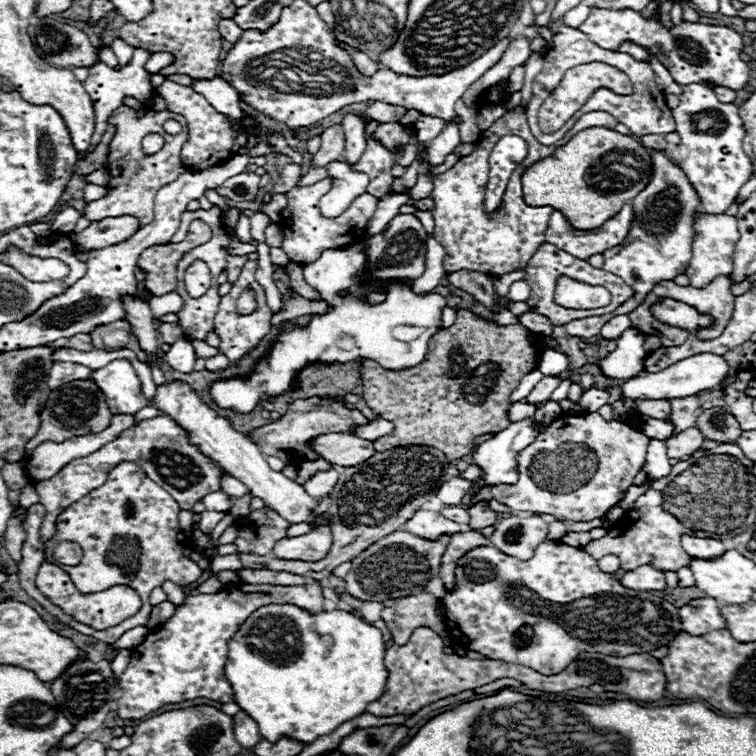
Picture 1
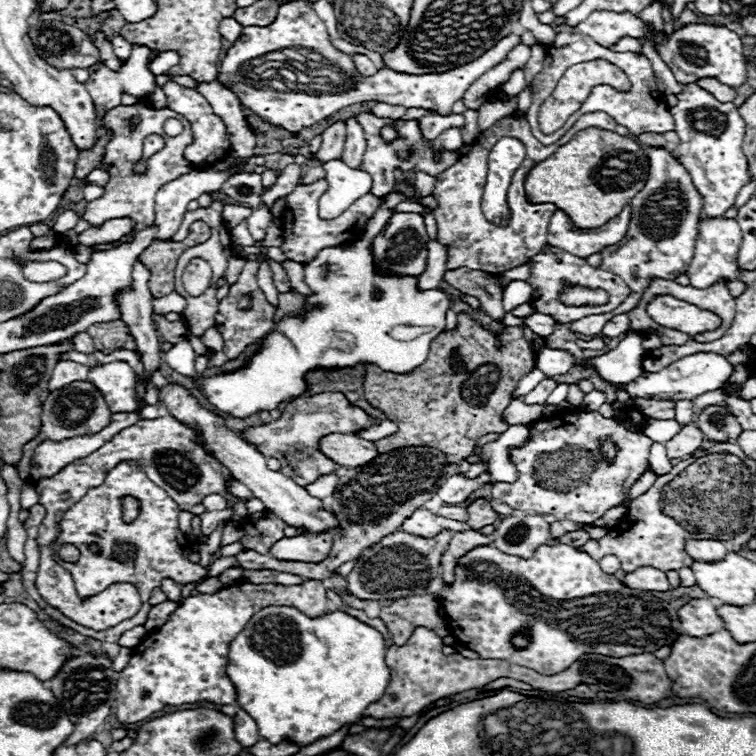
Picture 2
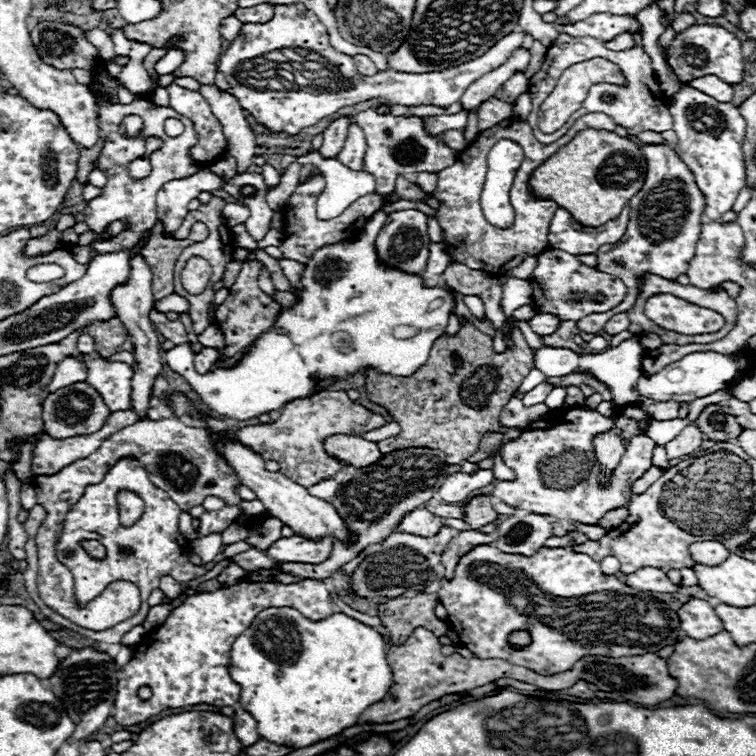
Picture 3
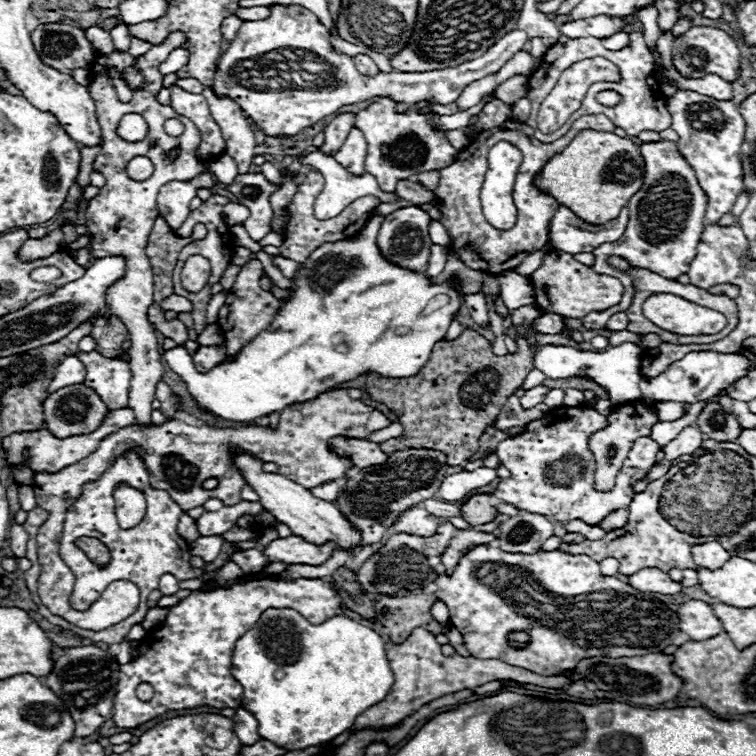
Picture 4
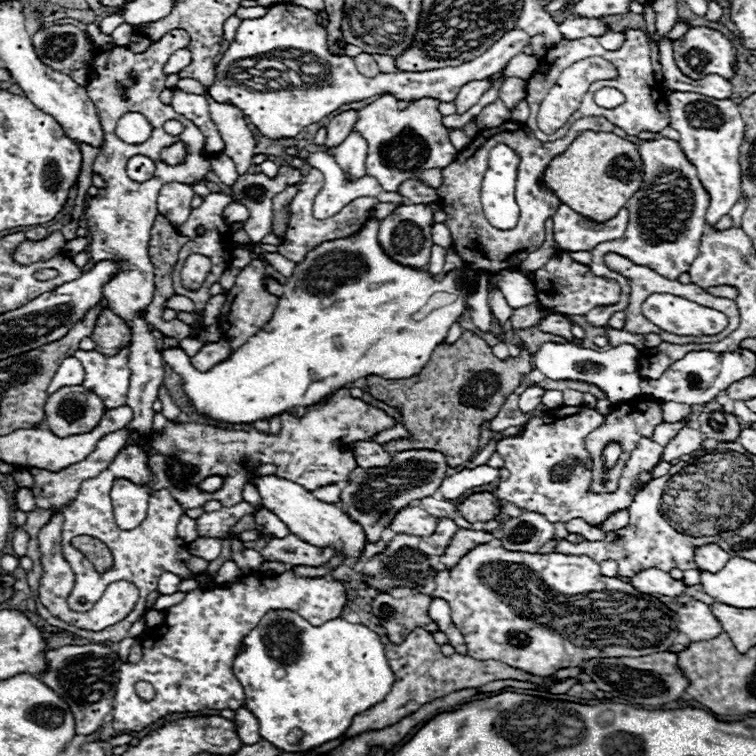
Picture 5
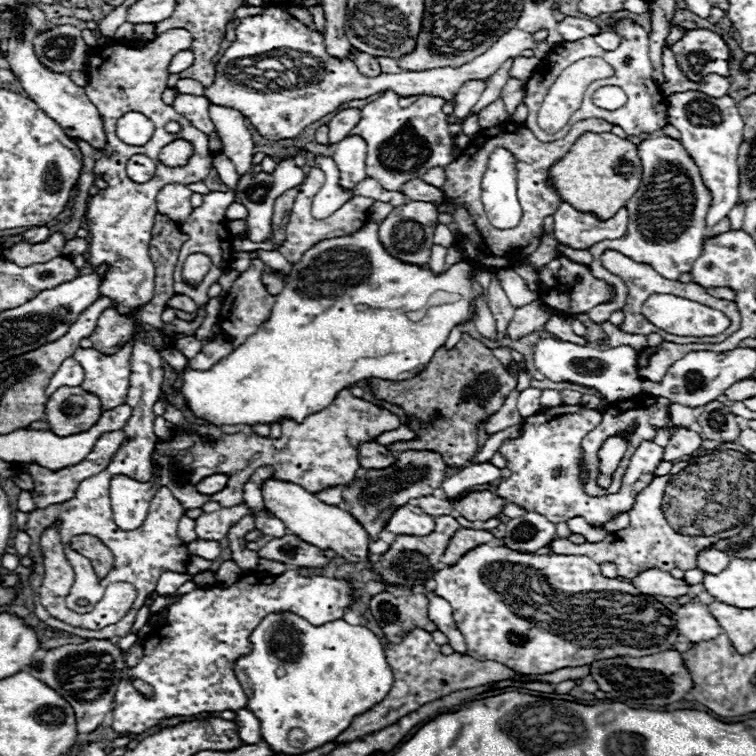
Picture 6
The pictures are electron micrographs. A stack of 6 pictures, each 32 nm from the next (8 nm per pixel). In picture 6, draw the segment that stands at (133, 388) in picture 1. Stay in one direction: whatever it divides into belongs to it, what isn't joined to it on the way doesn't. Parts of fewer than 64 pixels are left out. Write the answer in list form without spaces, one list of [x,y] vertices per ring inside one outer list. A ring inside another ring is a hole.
[[[132,340],[126,342],[116,354],[106,356],[94,348],[78,348],[74,358],[84,368],[82,388],[100,396],[104,410],[126,404],[128,380],[130,380],[130,352]]]

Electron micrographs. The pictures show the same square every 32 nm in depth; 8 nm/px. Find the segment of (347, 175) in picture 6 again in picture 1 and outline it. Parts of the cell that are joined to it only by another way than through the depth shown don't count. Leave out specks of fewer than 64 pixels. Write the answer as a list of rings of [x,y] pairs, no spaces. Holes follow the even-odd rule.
[[[346,114],[342,120],[342,128],[346,132],[346,148],[344,148],[344,158],[348,164],[356,164],[356,160],[362,156],[366,148],[364,140],[364,124],[358,114]]]

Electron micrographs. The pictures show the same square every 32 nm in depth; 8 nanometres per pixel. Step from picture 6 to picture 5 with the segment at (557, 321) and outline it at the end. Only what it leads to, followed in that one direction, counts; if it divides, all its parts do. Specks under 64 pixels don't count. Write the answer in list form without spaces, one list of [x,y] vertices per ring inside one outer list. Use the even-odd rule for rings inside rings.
[[[544,316],[542,322],[538,324],[538,330],[542,332],[548,332],[548,334],[556,334],[556,336],[564,336],[566,340],[570,342],[576,342],[576,344],[582,344],[582,340],[576,340],[570,332],[570,320],[566,316]]]

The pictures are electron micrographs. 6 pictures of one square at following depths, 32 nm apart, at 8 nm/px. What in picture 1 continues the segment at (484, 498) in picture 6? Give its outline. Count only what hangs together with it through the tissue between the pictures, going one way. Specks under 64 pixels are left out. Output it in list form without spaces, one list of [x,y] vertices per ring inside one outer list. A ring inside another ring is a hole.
[[[486,502],[474,504],[472,508],[468,508],[468,512],[470,512],[470,528],[474,528],[474,530],[496,524],[496,512],[490,510],[490,506]]]

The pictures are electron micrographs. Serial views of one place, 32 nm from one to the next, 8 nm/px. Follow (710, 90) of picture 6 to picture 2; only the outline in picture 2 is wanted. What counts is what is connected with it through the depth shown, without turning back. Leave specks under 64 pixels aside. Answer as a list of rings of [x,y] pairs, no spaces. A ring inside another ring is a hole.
[[[698,80],[698,84],[702,88],[708,88],[708,92],[712,92],[716,96],[716,100],[720,102],[732,102],[736,98],[736,90],[734,88],[728,88],[726,84],[720,84],[718,80]]]

